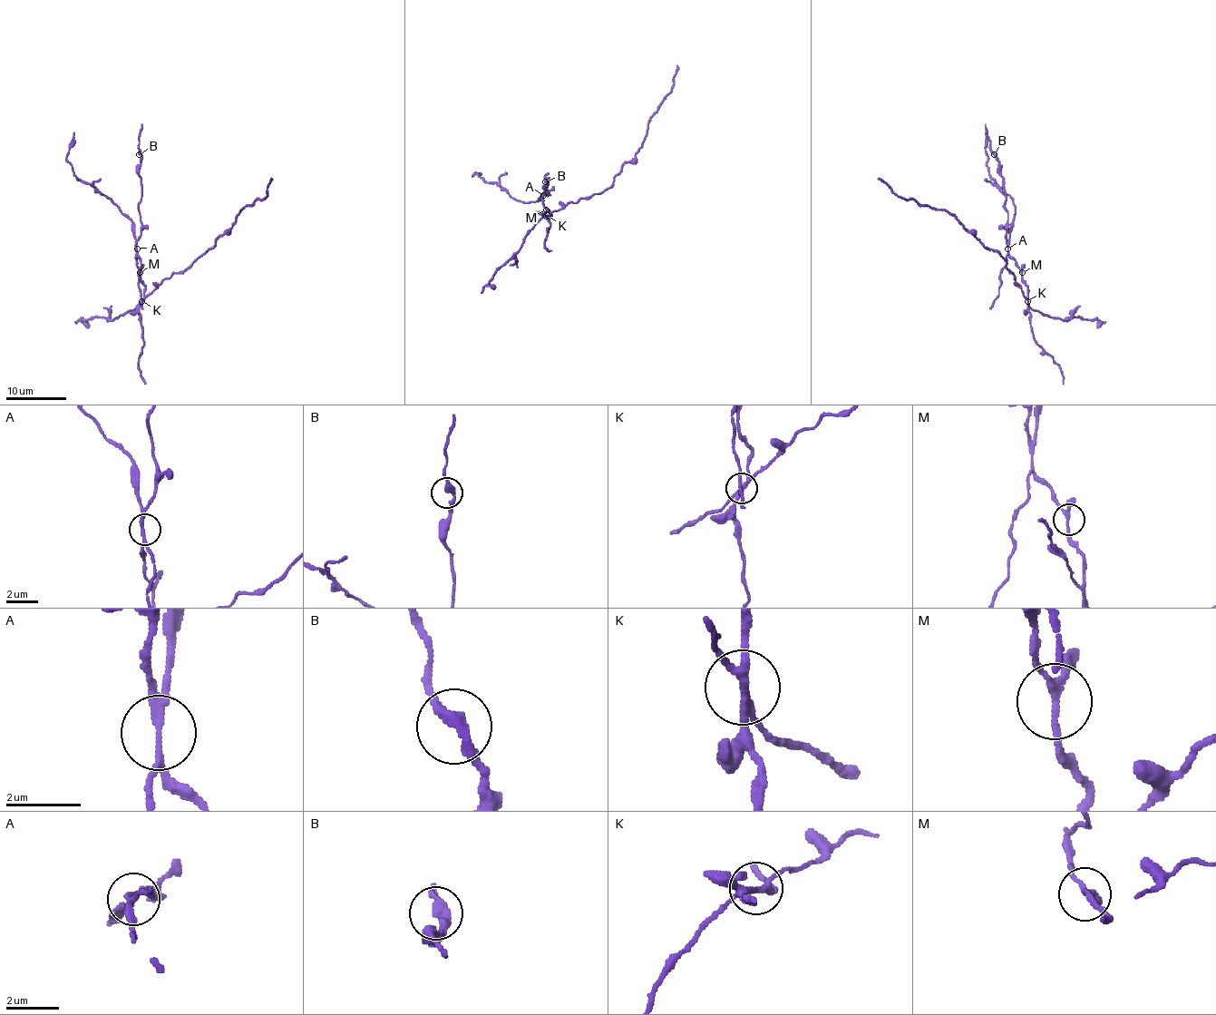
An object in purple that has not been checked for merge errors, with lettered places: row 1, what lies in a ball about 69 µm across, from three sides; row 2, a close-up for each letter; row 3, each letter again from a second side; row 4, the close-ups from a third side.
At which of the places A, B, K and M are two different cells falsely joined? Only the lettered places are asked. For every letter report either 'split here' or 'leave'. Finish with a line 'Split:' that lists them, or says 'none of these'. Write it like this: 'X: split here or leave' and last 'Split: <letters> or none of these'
A: split here
B: leave
K: split here
M: leave
Split: A, K

